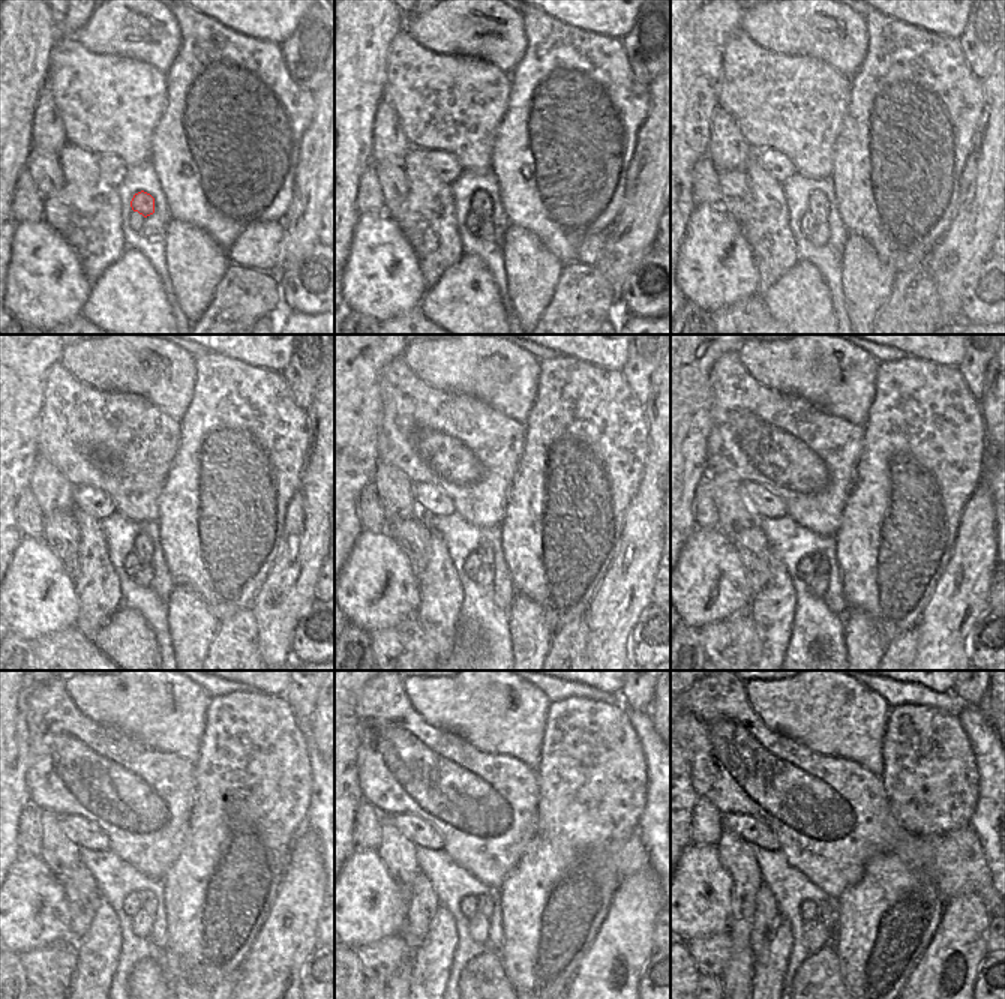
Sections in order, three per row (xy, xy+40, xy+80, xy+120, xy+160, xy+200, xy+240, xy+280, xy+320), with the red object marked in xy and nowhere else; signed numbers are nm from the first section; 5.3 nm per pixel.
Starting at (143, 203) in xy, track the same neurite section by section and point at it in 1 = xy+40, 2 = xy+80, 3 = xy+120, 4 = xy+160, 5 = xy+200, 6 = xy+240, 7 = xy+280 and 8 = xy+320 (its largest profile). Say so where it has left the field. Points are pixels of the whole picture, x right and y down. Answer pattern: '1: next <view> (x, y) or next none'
1: next xy+40 (480, 203)
2: next xy+80 (818, 206)
3: next xy+120 (143, 546)
4: next xy+160 (483, 554)
5: next xy+200 (821, 564)
6: next xy+240 (147, 900)
7: next xy+280 (485, 903)
8: next xy+320 (827, 911)

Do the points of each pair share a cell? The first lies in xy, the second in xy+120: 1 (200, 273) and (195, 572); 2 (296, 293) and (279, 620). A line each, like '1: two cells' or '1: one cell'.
1: two cells
2: two cells

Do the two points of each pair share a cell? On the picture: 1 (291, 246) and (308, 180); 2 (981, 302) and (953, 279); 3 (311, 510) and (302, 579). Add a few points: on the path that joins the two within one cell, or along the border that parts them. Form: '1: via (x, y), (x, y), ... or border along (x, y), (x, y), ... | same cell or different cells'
1: via (300, 230), (306, 215), (305, 197) | same cell
2: border along (984, 260), (965, 288), (962, 318) | different cells
3: via (308, 527), (303, 563) | same cell

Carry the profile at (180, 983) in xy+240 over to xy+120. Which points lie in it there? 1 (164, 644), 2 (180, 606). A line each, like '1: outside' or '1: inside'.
1: outside
2: inside

